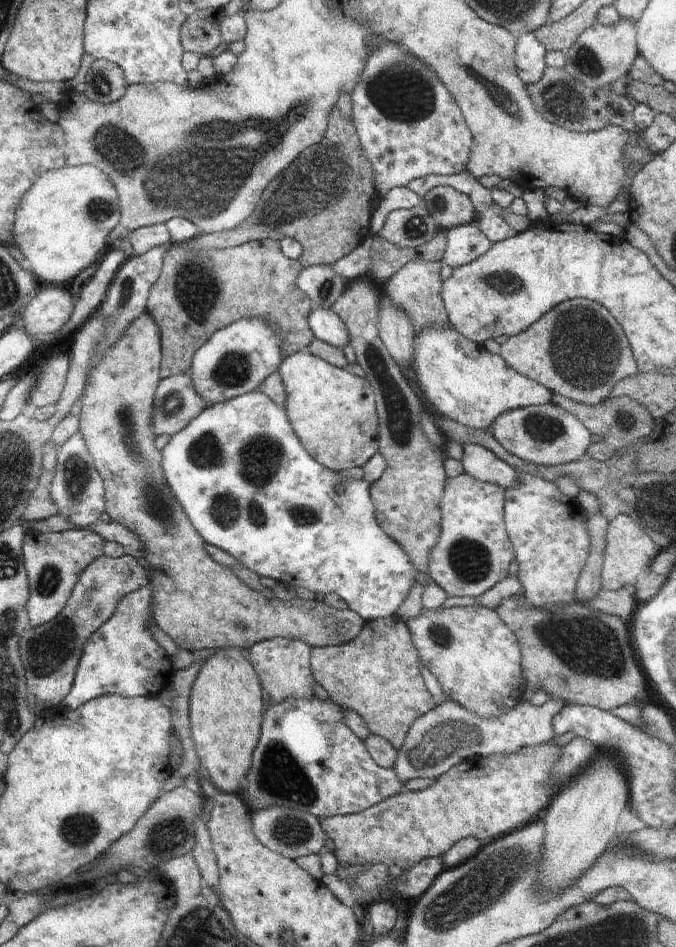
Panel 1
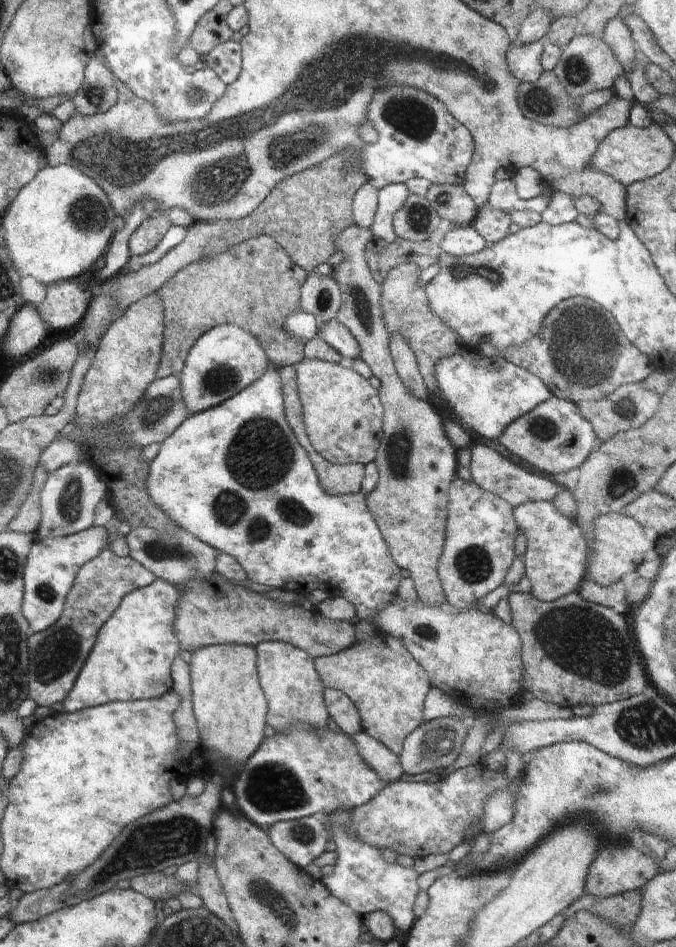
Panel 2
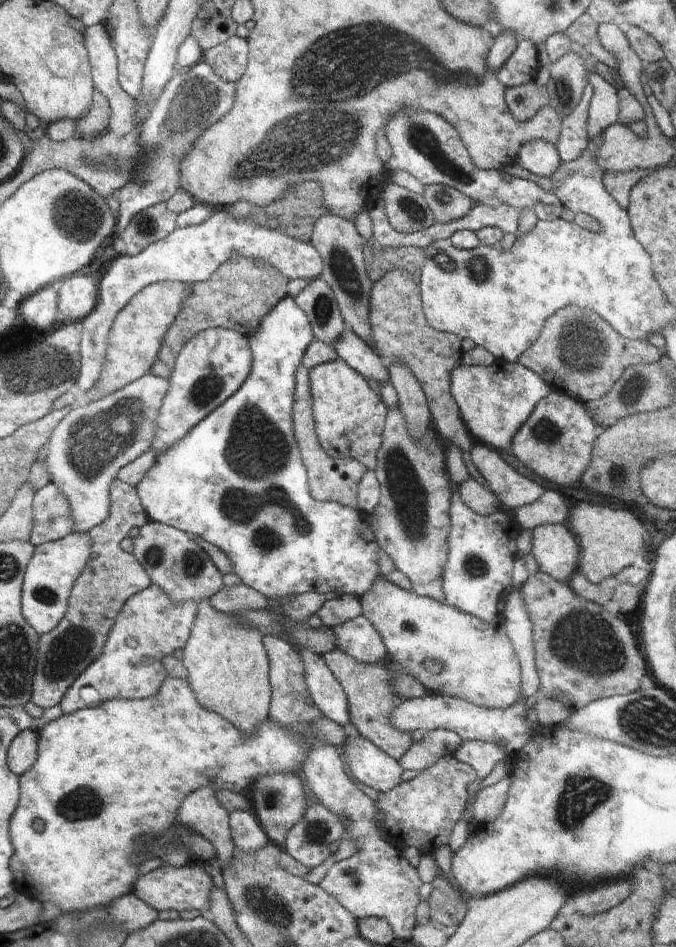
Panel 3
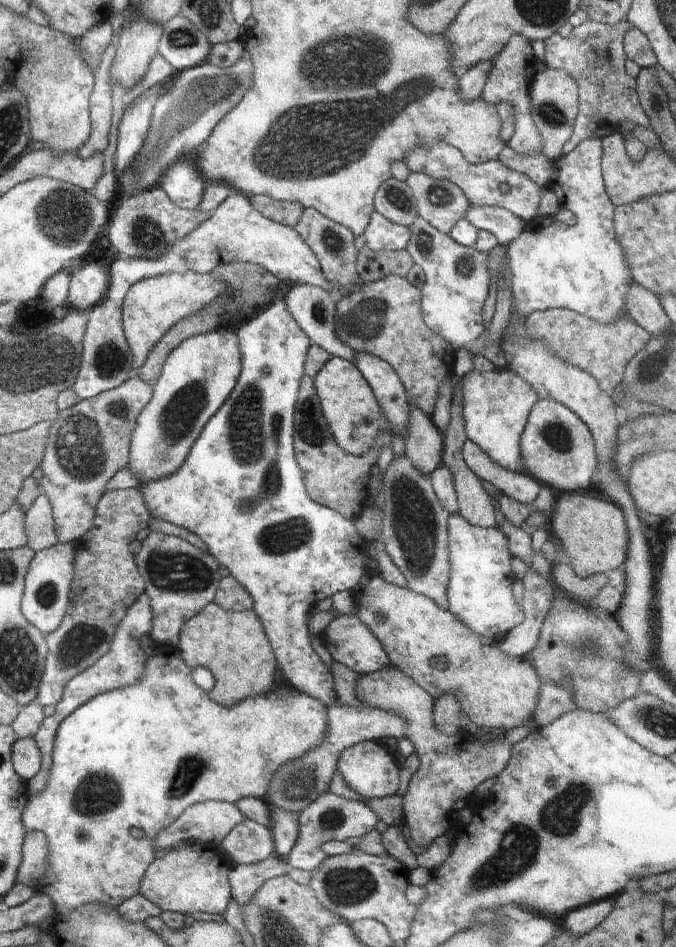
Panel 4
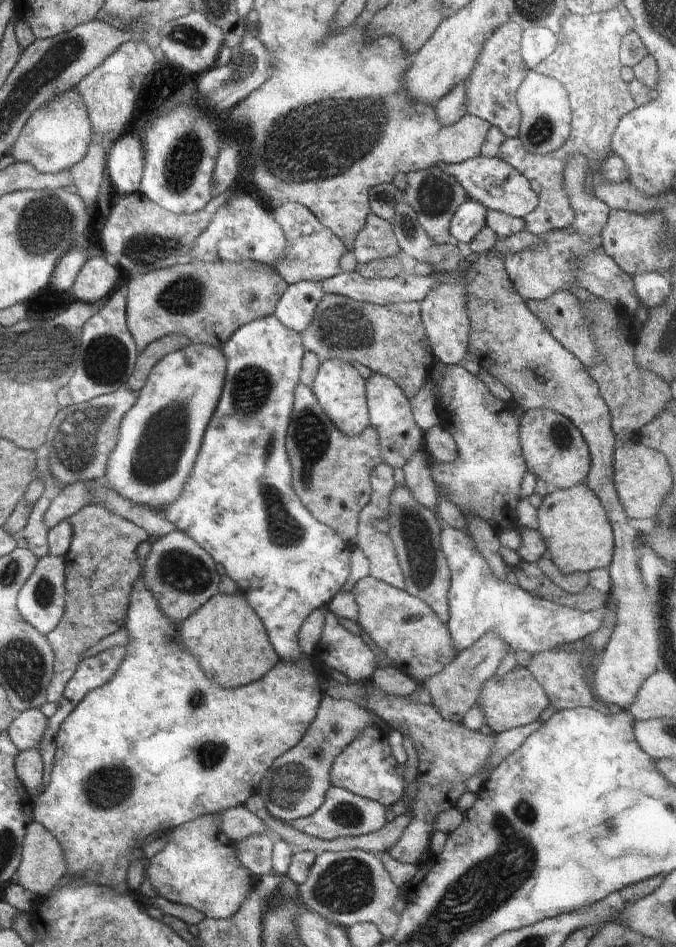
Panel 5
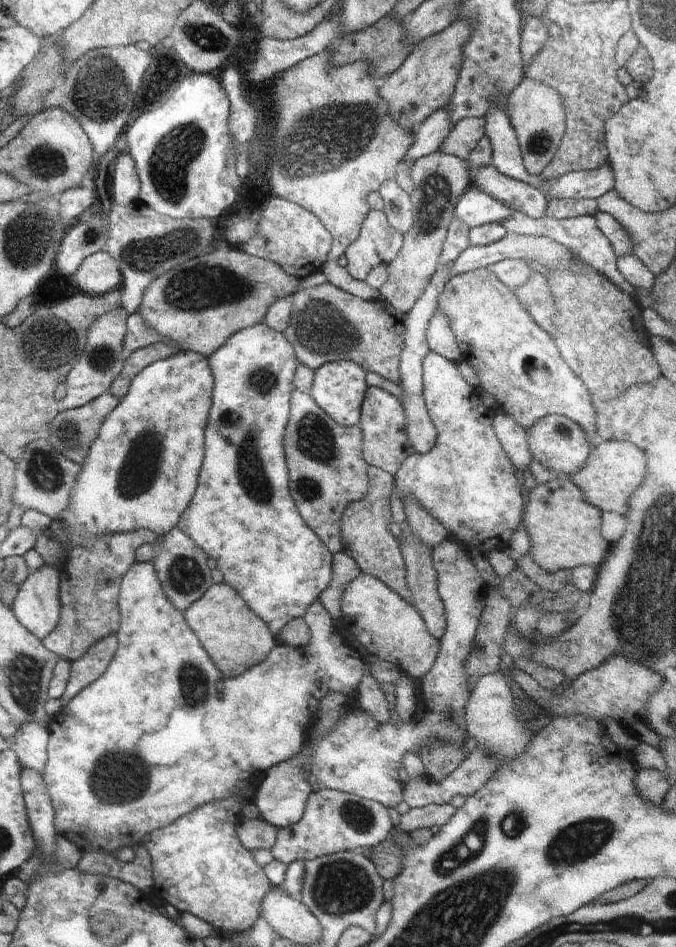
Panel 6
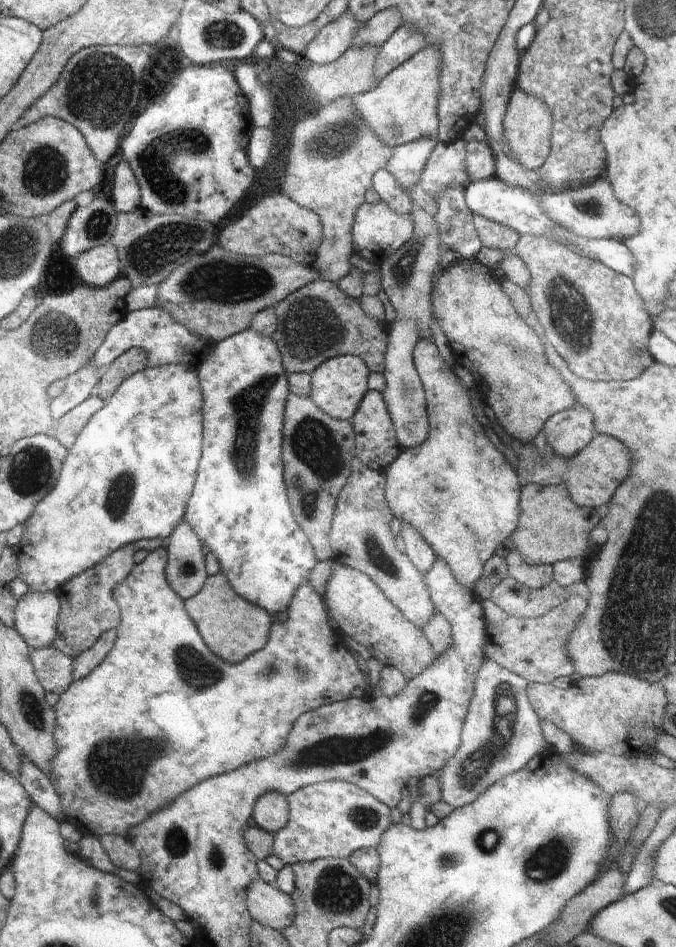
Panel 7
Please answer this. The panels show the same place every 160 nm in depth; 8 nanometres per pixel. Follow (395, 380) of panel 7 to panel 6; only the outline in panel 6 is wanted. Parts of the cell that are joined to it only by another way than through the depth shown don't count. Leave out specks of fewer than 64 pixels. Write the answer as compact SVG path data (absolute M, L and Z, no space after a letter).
M452 263L439 264L436 272L431 276L426 290L403 316L401 321L404 327L404 342L399 358L399 373L401 374L400 388L403 390L403 398L400 400L407 418L407 435L416 453L424 454L430 452L437 441L437 430L430 418L425 398L423 397L423 360L429 353L427 326L435 310L438 308L438 297L444 290L445 284L449 281L449 268L451 266Z

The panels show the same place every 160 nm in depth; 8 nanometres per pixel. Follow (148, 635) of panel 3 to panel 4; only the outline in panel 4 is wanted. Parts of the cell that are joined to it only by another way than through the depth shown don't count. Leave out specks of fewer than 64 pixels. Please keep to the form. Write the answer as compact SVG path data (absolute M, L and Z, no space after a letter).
M142 593L133 605L128 607L124 618L115 627L115 634L111 640L108 652L103 654L92 666L89 666L84 672L77 674L71 681L66 683L62 700L55 706L55 712L51 717L46 717L40 728L36 731L33 739L41 752L41 769L38 774L33 775L27 780L27 788L30 795L46 789L49 781L49 770L52 762L53 742L60 726L60 723L70 716L78 707L86 704L95 696L131 687L141 683L144 680L146 661L149 657L140 646L140 638L150 635L153 628L154 613L150 606L150 599L146 593Z

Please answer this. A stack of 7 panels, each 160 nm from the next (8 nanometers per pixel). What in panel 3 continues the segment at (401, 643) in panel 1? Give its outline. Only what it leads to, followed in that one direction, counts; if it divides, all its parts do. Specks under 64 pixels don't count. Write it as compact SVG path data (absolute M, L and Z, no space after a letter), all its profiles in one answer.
M340 650L326 653L321 657L346 693L349 717L359 735L399 761L413 743L412 733L396 728L391 719L393 710L405 701L395 685L395 679L404 670L403 666L390 656L377 663L358 662L353 656Z

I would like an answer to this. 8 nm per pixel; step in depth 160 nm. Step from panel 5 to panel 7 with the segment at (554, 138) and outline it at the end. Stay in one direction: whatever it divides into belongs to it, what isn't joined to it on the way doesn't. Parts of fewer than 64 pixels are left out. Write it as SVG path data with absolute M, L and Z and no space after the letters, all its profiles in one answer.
M514 88L503 120L504 136L508 146L521 165L529 169L539 169L551 151L553 116L551 110L539 98Z

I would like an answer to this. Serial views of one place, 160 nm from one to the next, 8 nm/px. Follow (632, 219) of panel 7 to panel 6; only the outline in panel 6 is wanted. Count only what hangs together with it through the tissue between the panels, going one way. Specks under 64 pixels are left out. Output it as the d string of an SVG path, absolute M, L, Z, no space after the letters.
M492 165L479 167L471 166L469 177L471 186L477 186L482 192L485 192L488 196L494 198L494 200L501 202L512 211L521 212L533 219L539 219L545 216L547 198L544 196L543 192L539 191L536 187L502 174Z

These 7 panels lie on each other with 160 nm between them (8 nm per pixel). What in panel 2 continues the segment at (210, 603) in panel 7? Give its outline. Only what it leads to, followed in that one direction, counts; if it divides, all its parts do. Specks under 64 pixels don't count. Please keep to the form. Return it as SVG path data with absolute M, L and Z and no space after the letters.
M236 643L202 647L192 653L189 667L191 701L199 730L199 744L210 753L212 761L229 765L235 769L240 768L240 764L248 760L265 739L264 728L267 724L268 703L259 683L255 647Z

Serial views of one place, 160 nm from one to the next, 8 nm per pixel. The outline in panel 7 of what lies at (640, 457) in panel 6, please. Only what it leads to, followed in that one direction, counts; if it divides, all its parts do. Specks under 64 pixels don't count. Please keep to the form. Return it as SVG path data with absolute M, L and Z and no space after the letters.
M596 435L579 453L565 459L549 452L540 457L534 444L524 445L518 454L518 477L522 484L536 483L550 486L563 484L567 486L571 499L579 507L599 510L606 507L613 497L614 490L628 476L628 450L622 442L612 435Z

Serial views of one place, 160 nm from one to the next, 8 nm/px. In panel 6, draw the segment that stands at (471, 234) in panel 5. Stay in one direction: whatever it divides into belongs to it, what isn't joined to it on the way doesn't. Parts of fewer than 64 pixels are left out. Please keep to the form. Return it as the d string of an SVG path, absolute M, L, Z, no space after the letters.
M474 185L467 189L455 206L455 216L465 224L466 229L478 228L488 223L499 223L513 212Z

